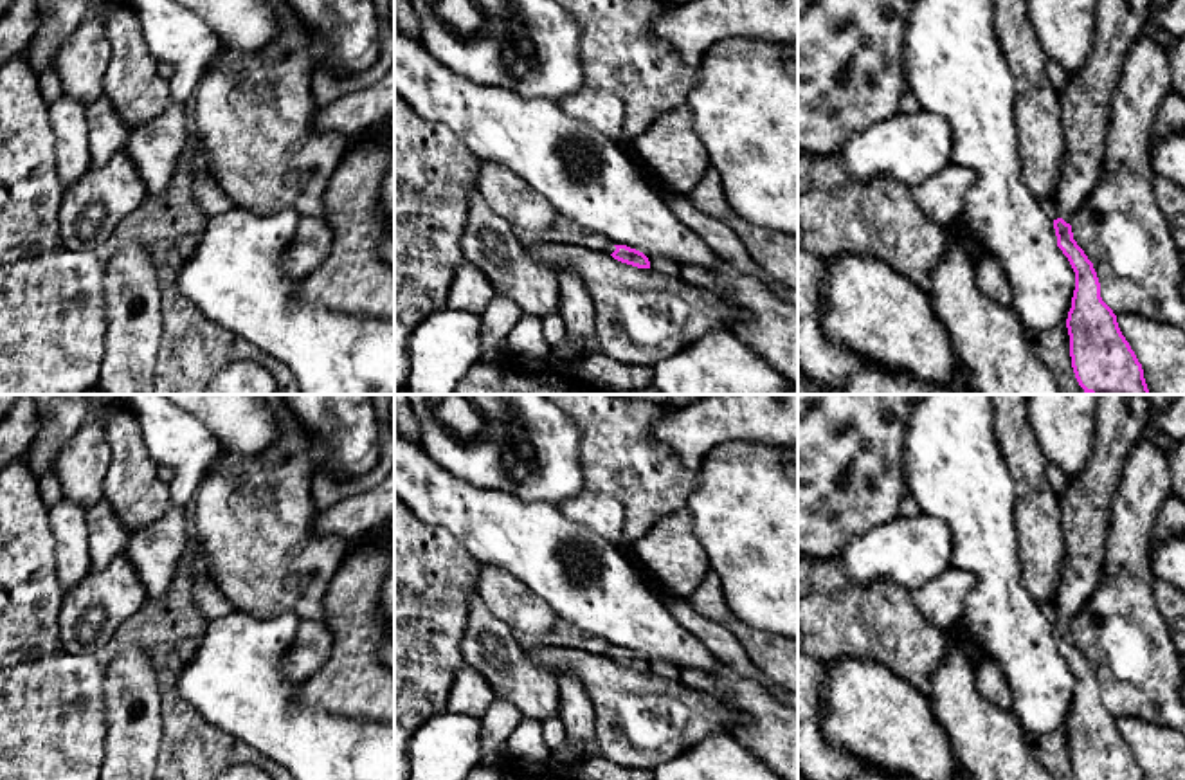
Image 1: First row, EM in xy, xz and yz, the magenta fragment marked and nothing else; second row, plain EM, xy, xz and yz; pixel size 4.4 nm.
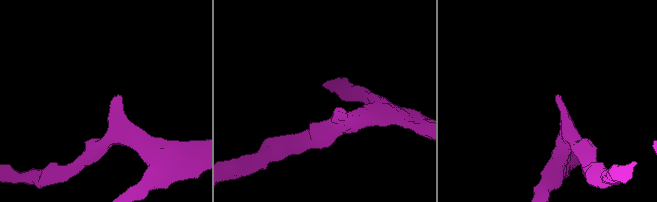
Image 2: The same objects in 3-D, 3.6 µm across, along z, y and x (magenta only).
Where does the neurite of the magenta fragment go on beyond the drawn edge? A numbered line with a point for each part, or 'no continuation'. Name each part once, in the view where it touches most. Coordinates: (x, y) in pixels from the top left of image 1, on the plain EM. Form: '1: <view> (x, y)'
1: yz (1121, 418)

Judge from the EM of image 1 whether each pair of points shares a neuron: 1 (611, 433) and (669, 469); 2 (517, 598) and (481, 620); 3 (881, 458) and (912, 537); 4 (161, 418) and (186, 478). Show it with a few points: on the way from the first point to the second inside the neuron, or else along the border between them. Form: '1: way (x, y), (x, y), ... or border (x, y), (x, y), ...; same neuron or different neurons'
1: way (625, 433), (634, 433), (654, 454); same neuron
2: border (474, 589), (487, 607), (514, 631); different neurons
3: border (899, 516), (861, 534); different neurons
4: way (171, 433), (186, 447), (186, 463); same neuron

